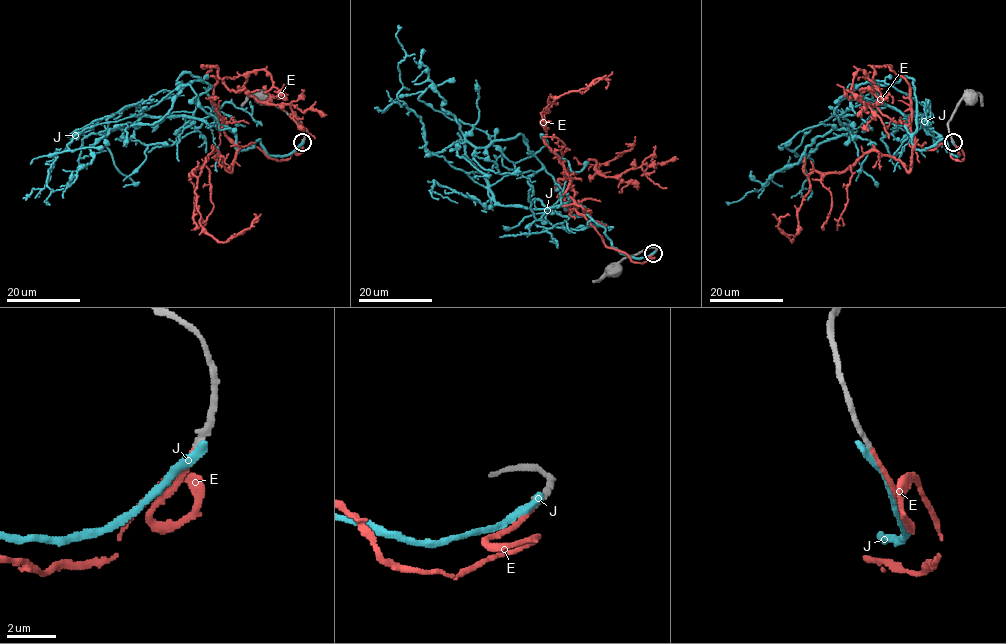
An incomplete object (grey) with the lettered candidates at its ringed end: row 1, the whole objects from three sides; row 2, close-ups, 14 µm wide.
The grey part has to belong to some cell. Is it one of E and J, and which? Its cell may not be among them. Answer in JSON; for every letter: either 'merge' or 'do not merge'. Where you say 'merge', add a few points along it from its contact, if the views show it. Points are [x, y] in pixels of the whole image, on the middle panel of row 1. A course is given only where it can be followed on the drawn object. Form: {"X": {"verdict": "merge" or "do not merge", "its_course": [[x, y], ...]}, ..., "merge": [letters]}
{"E": {"verdict": "merge", "its_course": [[654, 253], [633, 262], [603, 243], [566, 194], [567, 172], [544, 141], [551, 97], [601, 77], [605, 88]]}, "J": {"verdict": "do not merge"}, "merge": ["E"]}

